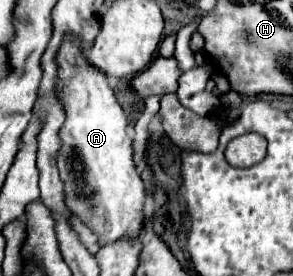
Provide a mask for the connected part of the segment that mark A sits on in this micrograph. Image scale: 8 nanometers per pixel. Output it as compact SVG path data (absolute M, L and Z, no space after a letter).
M67 38L57 52L57 64L61 70L61 98L65 98L65 112L67 120L61 128L61 154L57 156L57 166L61 180L65 182L65 194L69 194L69 206L77 210L77 216L99 236L101 246L113 242L121 236L133 236L141 230L141 222L145 218L145 186L141 176L133 166L133 150L131 150L131 136L127 134L127 116L119 106L113 90L109 88L109 78L99 70L93 70L83 60L77 60L79 54L79 40Z

